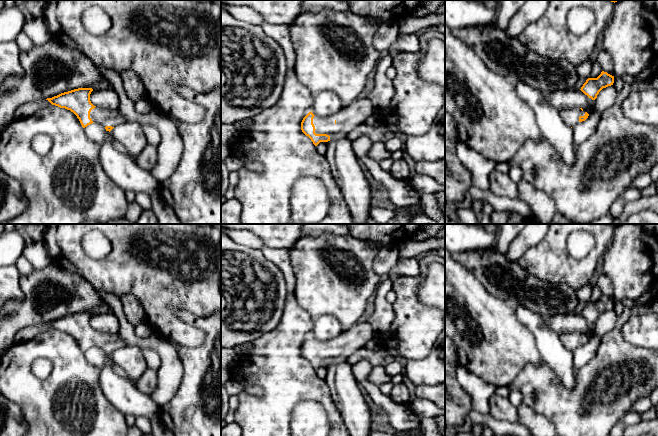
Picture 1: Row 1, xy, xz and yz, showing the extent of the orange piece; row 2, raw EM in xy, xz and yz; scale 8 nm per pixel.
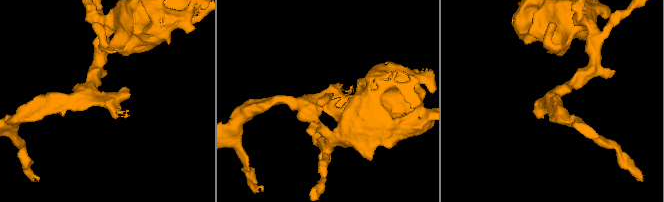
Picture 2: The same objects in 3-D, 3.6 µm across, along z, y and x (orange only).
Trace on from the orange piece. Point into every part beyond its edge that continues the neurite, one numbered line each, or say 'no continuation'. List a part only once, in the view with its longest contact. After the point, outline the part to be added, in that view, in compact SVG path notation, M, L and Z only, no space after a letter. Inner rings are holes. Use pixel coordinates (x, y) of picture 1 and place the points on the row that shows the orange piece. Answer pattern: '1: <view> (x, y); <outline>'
1: xz (349, 117); M368 98L356 100L330 117L315 115L313 118L315 133L327 134L330 140L344 138L352 129L365 123L374 113L375 107L371 100Z

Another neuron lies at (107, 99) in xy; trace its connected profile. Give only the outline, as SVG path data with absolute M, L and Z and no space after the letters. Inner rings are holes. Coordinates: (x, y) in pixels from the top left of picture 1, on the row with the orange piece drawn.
M113 88L103 90L93 90L90 94L91 103L101 109L108 111L119 110L118 94Z

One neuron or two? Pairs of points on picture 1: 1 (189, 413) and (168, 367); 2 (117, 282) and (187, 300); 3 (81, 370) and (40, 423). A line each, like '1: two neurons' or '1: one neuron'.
1: two neurons
2: one neuron
3: one neuron

